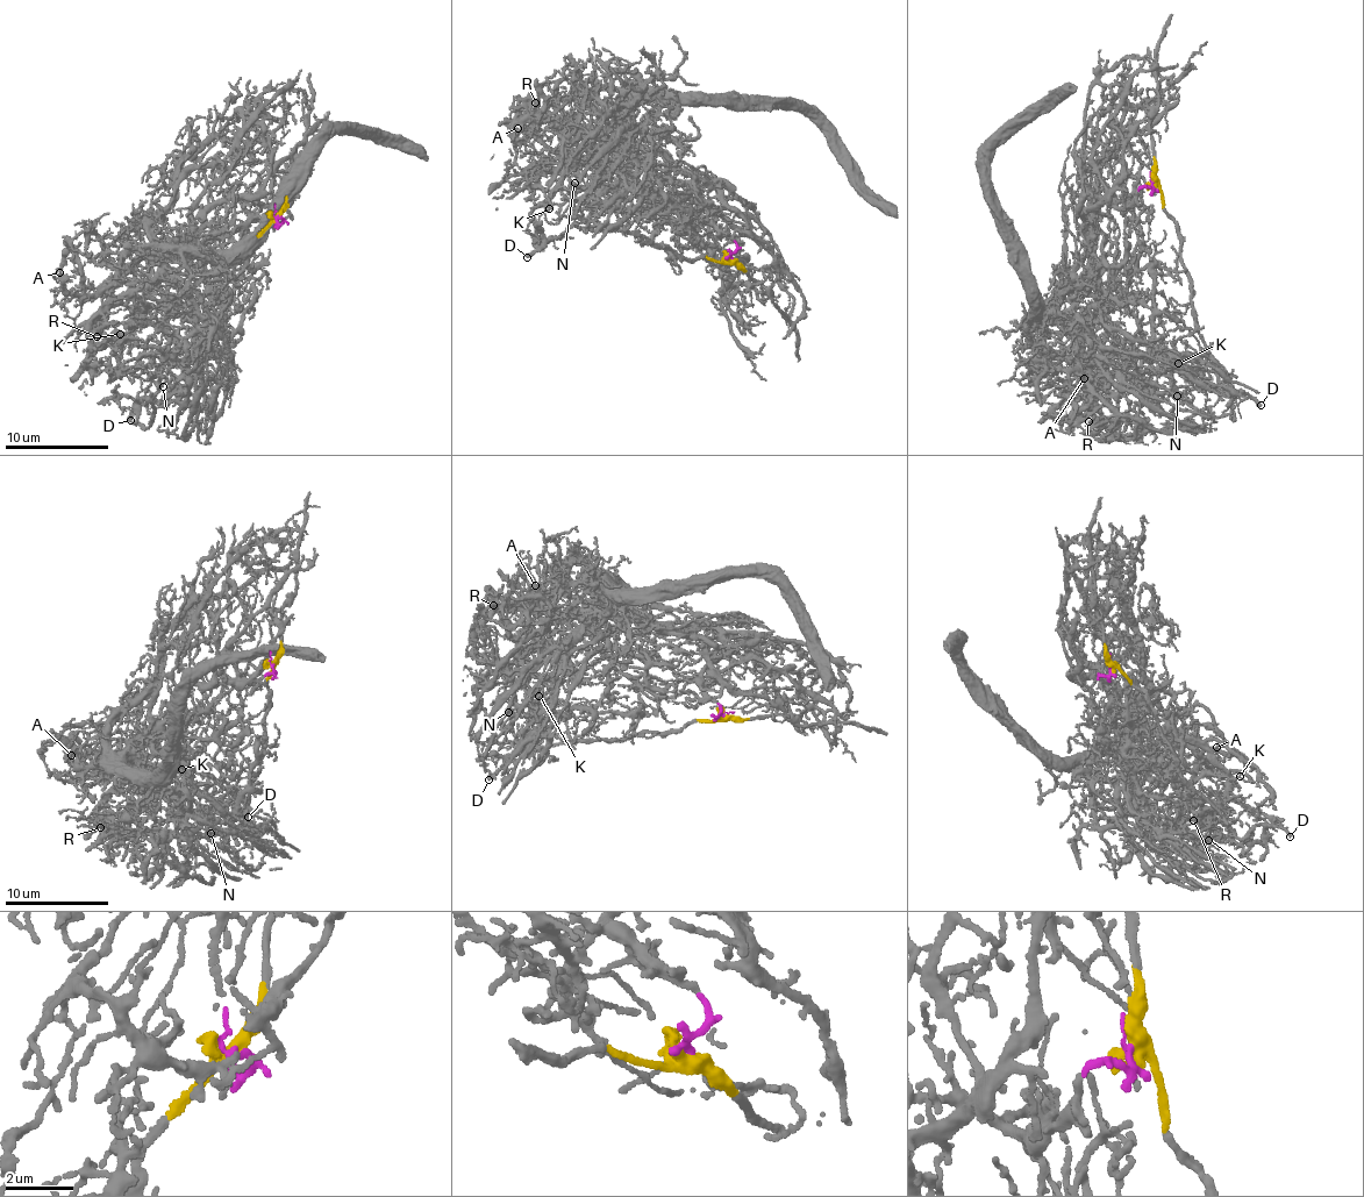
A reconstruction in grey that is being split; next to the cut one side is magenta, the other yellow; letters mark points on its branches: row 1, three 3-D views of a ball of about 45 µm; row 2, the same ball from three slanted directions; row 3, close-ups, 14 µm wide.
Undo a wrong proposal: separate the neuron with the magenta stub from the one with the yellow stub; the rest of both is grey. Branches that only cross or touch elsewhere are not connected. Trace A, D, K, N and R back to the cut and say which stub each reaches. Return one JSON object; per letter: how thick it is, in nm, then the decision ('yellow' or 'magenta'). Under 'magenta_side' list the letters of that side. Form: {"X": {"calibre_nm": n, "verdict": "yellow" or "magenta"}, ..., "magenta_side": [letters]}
{"A": {"calibre_nm": 190, "verdict": "magenta"}, "D": {"calibre_nm": 220, "verdict": "yellow"}, "K": {"calibre_nm": 70, "verdict": "magenta"}, "N": {"calibre_nm": 160, "verdict": "magenta"}, "R": {"calibre_nm": 140, "verdict": "magenta"}, "magenta_side": ["A", "K", "N", "R"]}

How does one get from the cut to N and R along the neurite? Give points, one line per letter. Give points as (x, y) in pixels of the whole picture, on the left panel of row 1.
N: (275, 216), (247, 223), (215, 275), (178, 279), (192, 315), (173, 314), (163, 387)
R: (275, 216), (247, 223), (215, 275), (133, 289), (91, 322), (95, 336)

